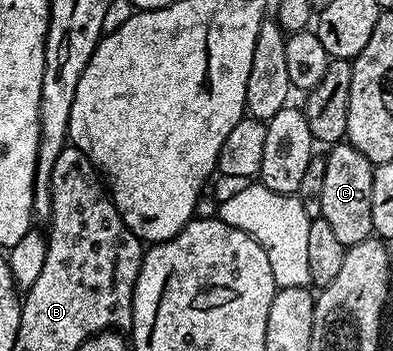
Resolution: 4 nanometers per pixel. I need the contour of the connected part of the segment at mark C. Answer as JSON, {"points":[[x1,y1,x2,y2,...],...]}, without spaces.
{"points":[[347,142,333,144,326,152,326,179,322,182,322,210,320,216,330,222,338,242,344,244,345,249,353,248,358,242,369,239,373,235,372,215,370,214,370,193,374,191,374,165,363,156,360,151]]}

